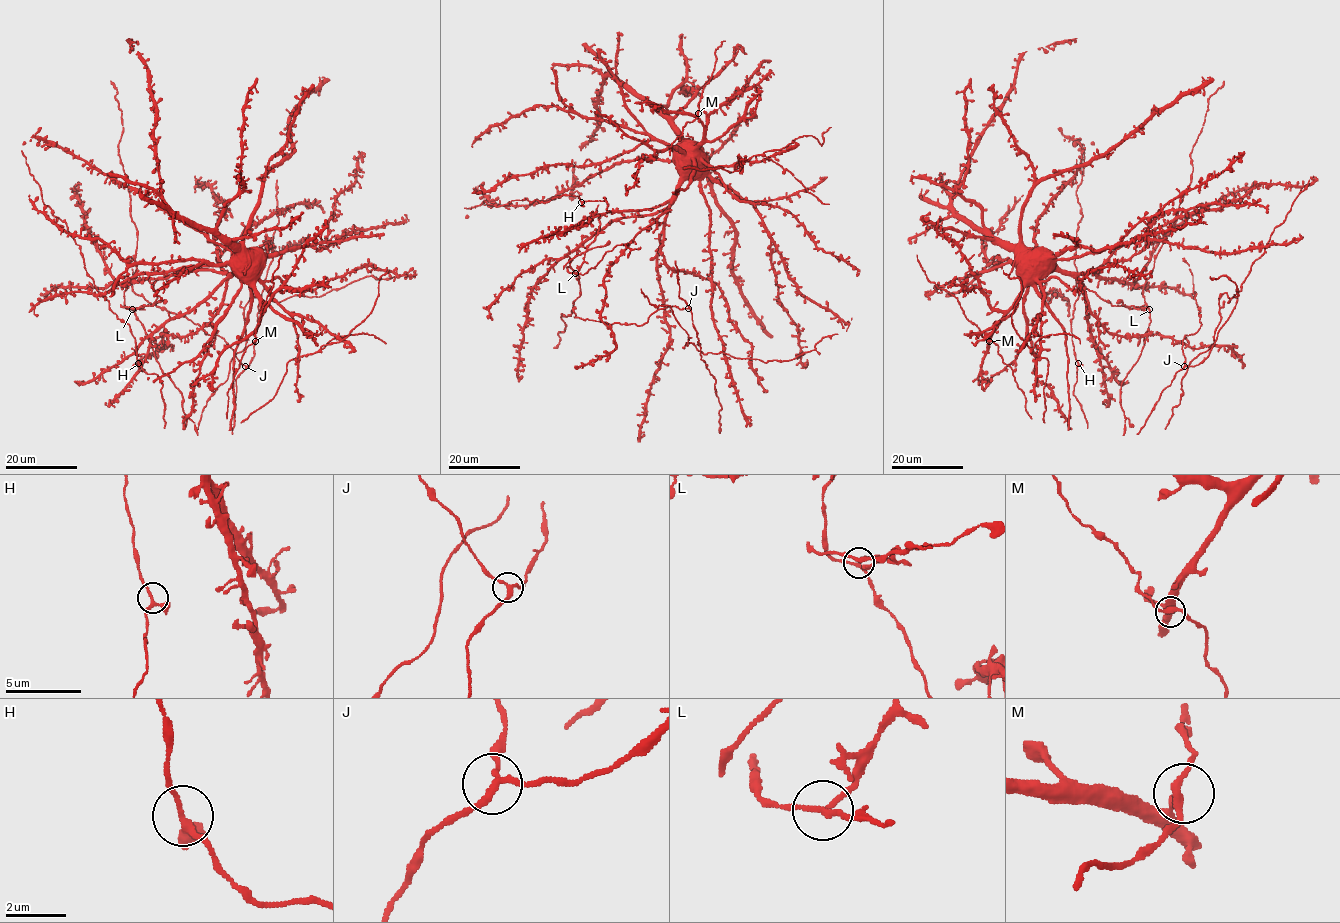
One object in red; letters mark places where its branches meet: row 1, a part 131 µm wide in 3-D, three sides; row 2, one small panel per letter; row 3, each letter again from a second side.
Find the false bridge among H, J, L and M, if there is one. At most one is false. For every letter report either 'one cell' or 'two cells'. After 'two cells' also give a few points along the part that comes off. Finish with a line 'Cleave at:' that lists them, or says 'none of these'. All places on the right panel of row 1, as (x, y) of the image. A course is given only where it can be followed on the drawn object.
H: one cell
J: one cell
L: two cells; course (1149, 309), (1108, 303), (1081, 281)
M: one cell
Cleave at: L

